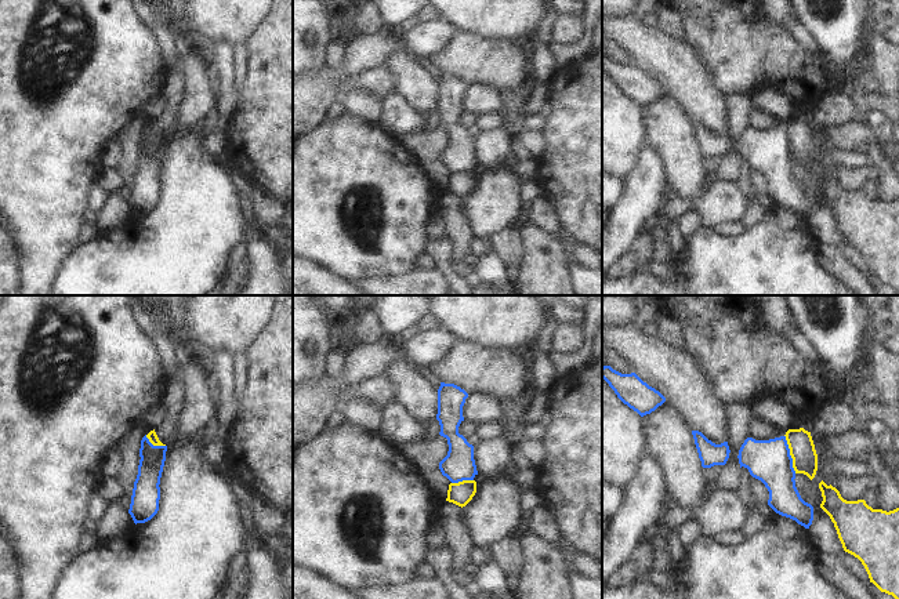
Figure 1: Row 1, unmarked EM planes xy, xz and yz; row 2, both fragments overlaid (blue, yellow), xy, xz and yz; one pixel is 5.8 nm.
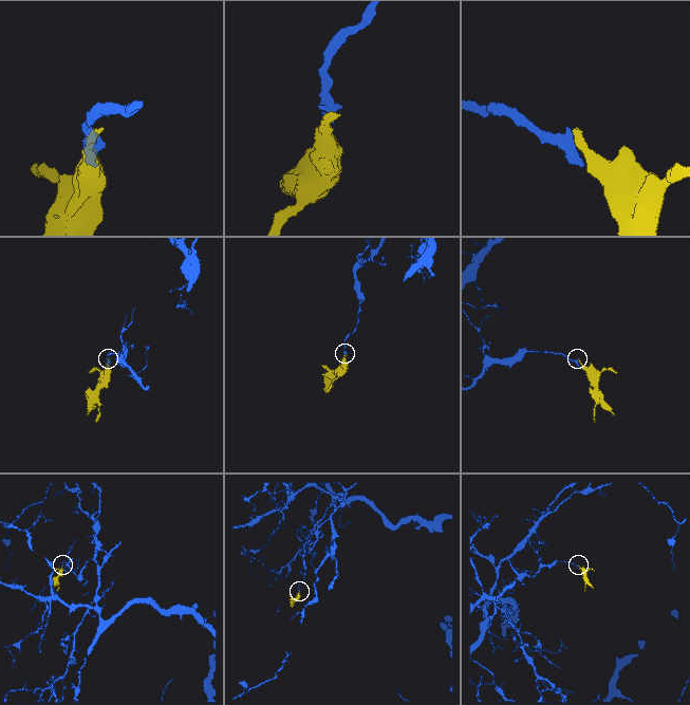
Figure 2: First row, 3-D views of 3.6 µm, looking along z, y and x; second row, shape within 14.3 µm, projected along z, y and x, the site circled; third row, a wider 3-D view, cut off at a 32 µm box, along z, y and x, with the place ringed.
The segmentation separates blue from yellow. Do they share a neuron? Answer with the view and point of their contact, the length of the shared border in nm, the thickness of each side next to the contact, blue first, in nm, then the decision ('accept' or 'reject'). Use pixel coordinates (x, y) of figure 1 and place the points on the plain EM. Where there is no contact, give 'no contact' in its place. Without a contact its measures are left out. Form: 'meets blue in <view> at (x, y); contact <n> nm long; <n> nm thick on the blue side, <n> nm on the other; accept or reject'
meets blue in yz at (789, 145); contact 240 nm long; 260 nm thick on the blue side, 150 nm on the other; reject

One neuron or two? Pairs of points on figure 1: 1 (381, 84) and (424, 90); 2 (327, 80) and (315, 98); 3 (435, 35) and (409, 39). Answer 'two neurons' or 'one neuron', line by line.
1: two neurons
2: one neuron
3: one neuron

